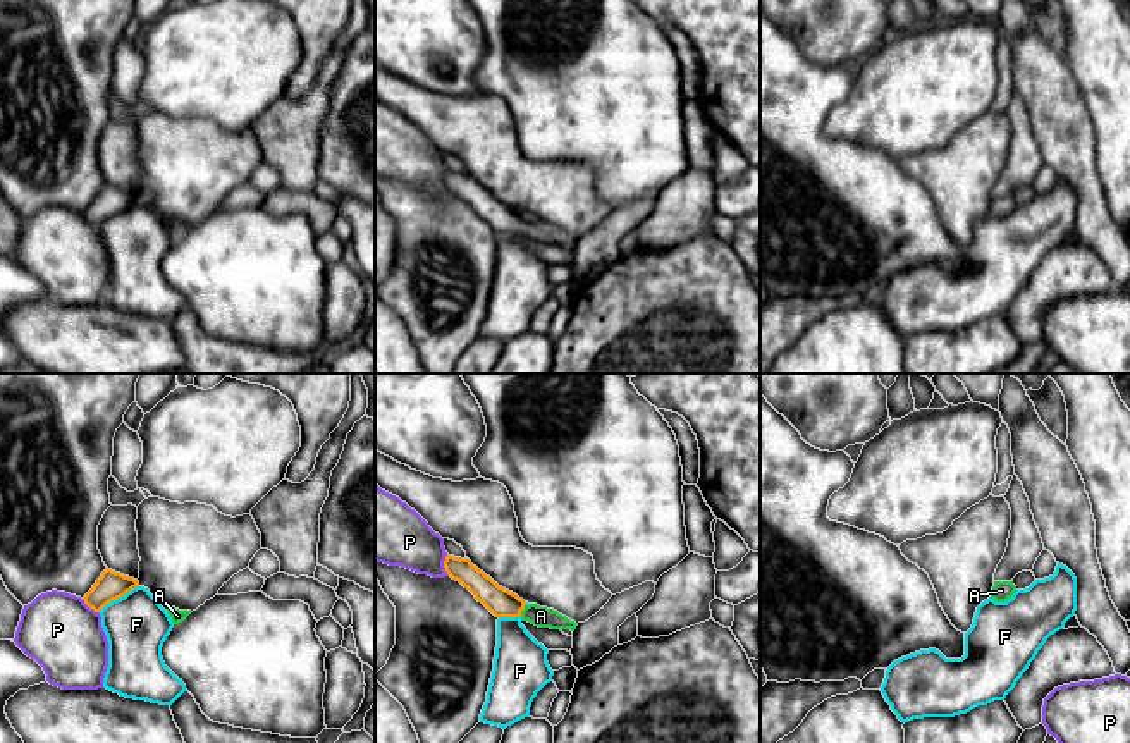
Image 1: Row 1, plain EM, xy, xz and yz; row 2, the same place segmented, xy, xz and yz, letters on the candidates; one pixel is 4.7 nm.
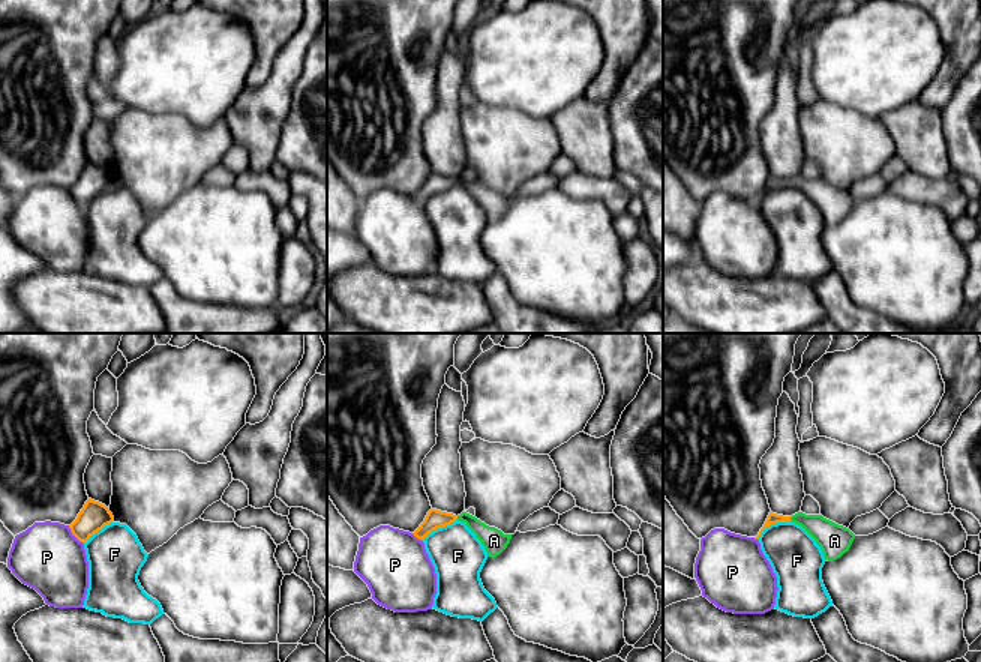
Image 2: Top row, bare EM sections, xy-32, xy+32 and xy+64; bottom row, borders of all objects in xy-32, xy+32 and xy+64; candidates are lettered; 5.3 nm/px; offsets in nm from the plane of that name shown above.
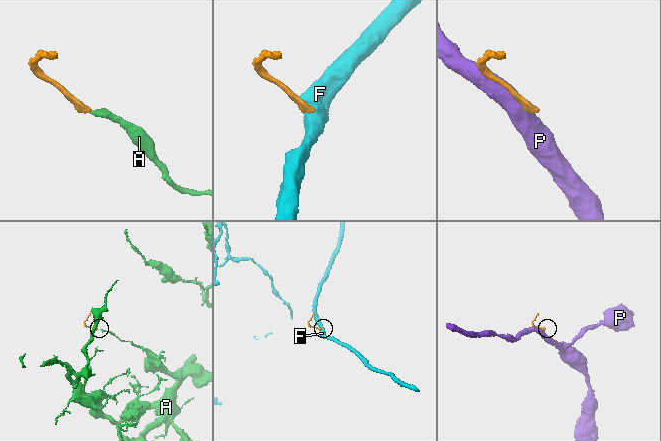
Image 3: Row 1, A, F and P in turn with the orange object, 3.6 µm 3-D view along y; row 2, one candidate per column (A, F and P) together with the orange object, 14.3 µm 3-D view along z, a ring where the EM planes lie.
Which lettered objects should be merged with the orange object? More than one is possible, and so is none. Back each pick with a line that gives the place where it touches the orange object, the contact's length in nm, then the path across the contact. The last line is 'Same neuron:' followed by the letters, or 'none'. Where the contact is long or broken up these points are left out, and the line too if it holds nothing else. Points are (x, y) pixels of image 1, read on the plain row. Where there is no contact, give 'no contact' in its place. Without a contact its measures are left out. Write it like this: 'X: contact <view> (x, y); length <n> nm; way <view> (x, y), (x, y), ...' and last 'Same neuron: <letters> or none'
A: contact xz (522, 224); length 70 nm; way xz (501, 217), (522, 224), (540, 231)
Same neuron: A

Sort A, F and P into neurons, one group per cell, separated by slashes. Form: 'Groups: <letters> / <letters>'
Groups: A / F / P

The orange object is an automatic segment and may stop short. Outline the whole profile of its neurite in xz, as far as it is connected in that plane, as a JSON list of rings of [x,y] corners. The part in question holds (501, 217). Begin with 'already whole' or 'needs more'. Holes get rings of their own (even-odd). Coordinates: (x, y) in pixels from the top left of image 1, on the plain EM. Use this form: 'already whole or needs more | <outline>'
needs more | [[[445,170],[447,191],[468,203],[495,232],[521,232],[538,243],[576,244],[576,237],[554,224],[526,218],[516,208],[499,201],[490,191],[471,179],[470,174]]]

